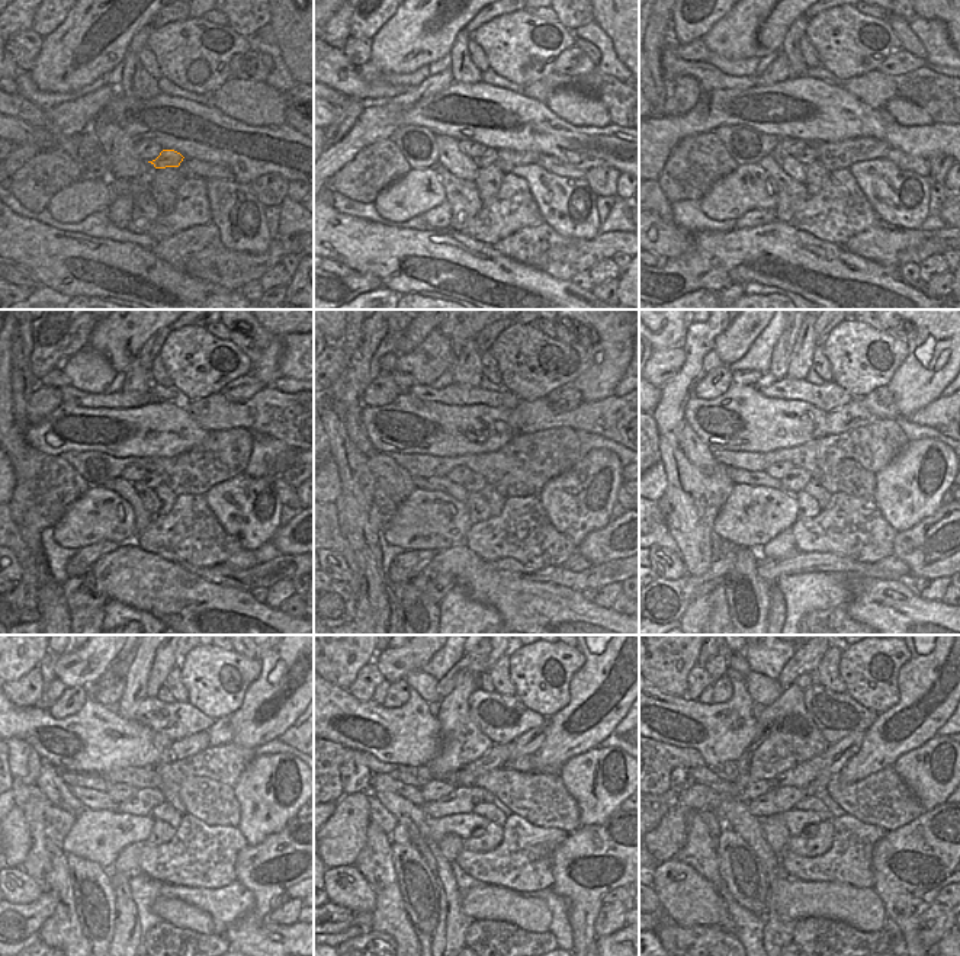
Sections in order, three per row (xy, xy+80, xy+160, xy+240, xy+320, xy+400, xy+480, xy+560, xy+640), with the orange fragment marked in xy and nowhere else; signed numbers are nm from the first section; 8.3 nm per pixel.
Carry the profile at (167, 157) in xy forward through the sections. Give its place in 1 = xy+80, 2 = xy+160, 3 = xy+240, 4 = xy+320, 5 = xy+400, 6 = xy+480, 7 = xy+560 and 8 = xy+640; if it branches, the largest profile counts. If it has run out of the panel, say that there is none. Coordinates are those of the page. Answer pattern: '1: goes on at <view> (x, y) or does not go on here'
1: goes on at xy+80 (490, 156)
2: goes on at xy+160 (808, 154)
3: goes on at xy+240 (150, 480)
4: goes on at xy+320 (475, 481)
5: goes on at xy+400 (796, 480)
6: goes on at xy+480 (141, 804)
7: goes on at xy+560 (461, 799)
8: goes on at xy+640 (776, 801)

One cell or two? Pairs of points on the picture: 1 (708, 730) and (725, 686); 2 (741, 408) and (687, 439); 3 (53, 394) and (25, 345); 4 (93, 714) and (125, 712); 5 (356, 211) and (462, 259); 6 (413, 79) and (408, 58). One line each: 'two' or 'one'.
1: two
2: two
3: two
4: two
5: two
6: two

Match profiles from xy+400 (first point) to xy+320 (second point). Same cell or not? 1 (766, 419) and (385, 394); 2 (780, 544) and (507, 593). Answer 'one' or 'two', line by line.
1: two
2: one

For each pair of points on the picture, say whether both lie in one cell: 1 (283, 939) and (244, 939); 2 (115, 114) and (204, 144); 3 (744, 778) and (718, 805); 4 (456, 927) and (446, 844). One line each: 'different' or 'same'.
1: same
2: same
3: different
4: different

